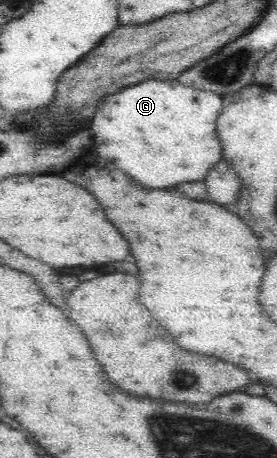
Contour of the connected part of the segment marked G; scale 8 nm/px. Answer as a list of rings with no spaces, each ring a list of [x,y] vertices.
[[[144,80],[136,86],[128,86],[118,94],[104,96],[98,102],[90,130],[94,146],[102,158],[114,162],[114,166],[148,188],[166,188],[182,182],[204,180],[210,168],[222,161],[222,145],[216,136],[216,120],[222,110],[222,98],[215,92],[196,90],[178,84],[176,80]]]

